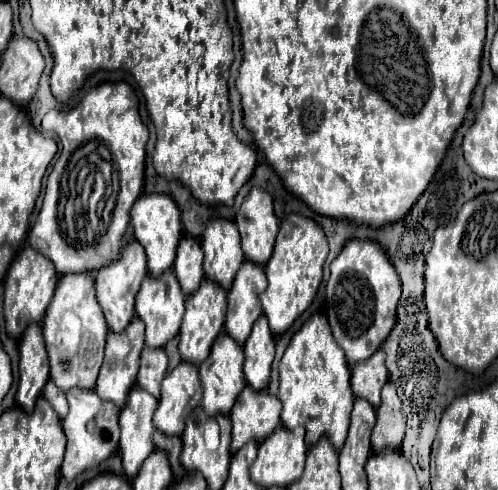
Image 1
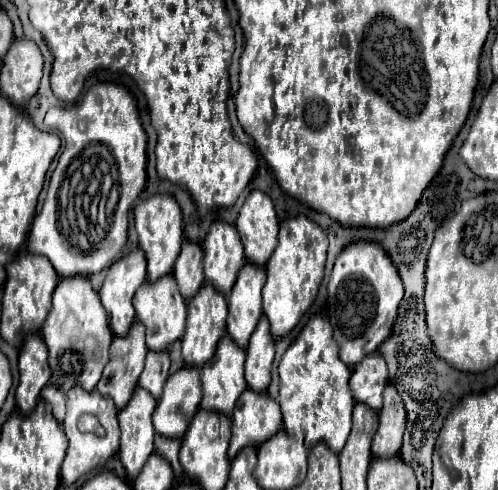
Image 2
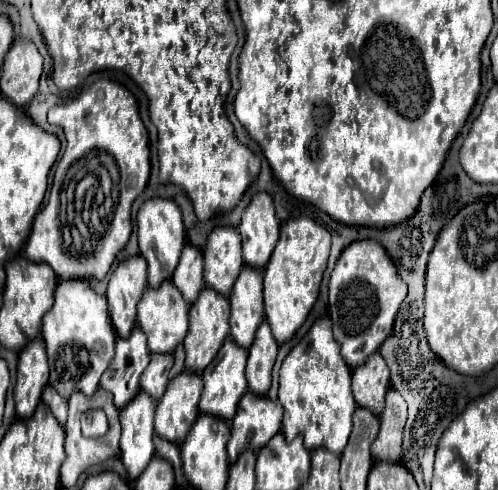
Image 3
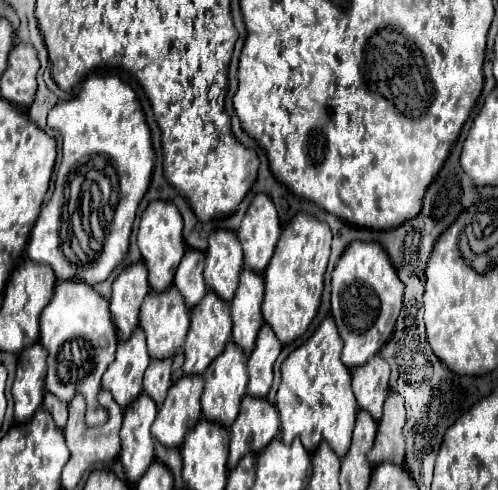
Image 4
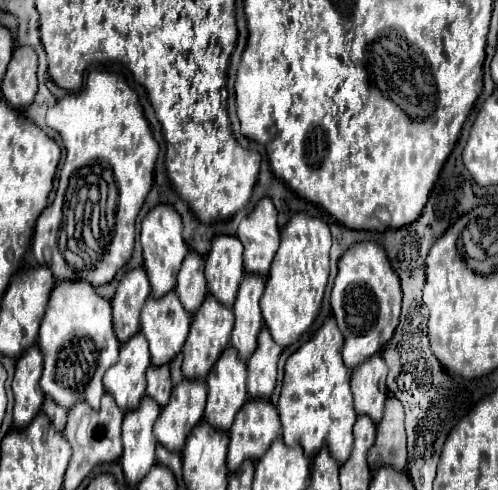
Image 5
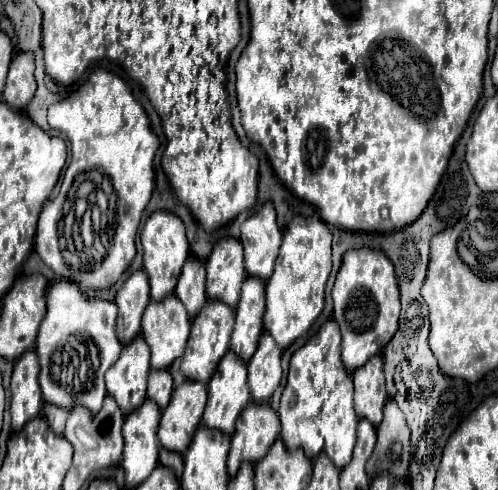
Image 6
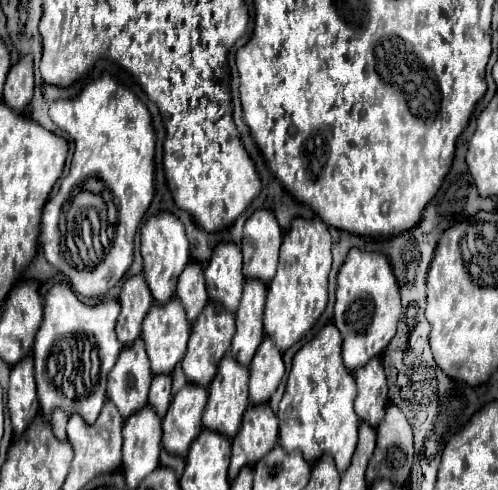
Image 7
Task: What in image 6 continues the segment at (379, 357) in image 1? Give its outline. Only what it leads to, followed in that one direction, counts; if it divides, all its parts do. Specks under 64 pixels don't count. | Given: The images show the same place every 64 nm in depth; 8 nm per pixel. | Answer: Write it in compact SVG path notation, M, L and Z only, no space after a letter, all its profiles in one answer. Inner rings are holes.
M372 356L368 364L360 366L352 374L354 378L354 410L360 418L370 420L374 426L382 420L382 408L388 400L384 386L384 362L380 356Z

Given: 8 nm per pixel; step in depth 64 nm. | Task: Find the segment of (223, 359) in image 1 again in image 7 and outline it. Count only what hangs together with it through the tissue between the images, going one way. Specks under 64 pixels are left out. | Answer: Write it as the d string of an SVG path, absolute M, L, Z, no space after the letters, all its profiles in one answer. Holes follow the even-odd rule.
M226 354L224 360L220 362L218 374L214 376L212 384L208 386L208 404L204 410L204 428L232 438L240 428L240 420L242 420L242 414L246 408L248 408L248 368L244 368L238 360L234 360L230 354Z

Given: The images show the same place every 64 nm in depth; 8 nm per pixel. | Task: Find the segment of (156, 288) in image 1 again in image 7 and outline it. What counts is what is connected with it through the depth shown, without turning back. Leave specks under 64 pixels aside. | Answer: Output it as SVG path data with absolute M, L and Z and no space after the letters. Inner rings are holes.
M172 298L168 300L168 304L152 304L142 324L142 340L146 342L150 368L154 374L170 374L174 370L176 362L184 358L188 338L190 338L190 324L188 318L184 316L184 306L180 304L180 300Z

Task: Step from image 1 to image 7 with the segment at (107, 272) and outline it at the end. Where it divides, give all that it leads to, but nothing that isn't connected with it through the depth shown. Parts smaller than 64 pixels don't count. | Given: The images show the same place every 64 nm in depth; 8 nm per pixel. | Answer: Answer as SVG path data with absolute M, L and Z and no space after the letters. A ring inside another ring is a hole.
M142 274L132 276L122 284L118 302L122 306L122 312L116 322L116 334L118 334L118 340L124 346L128 346L136 338L140 338L142 320L152 306L152 294Z

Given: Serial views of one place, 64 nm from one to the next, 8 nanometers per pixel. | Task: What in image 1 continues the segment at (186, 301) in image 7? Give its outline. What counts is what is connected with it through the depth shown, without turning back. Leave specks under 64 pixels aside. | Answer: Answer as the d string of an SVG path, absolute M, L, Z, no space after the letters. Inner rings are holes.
M184 236L176 250L176 260L172 270L178 276L184 294L192 294L204 280L202 272L202 248L200 242L192 236Z

